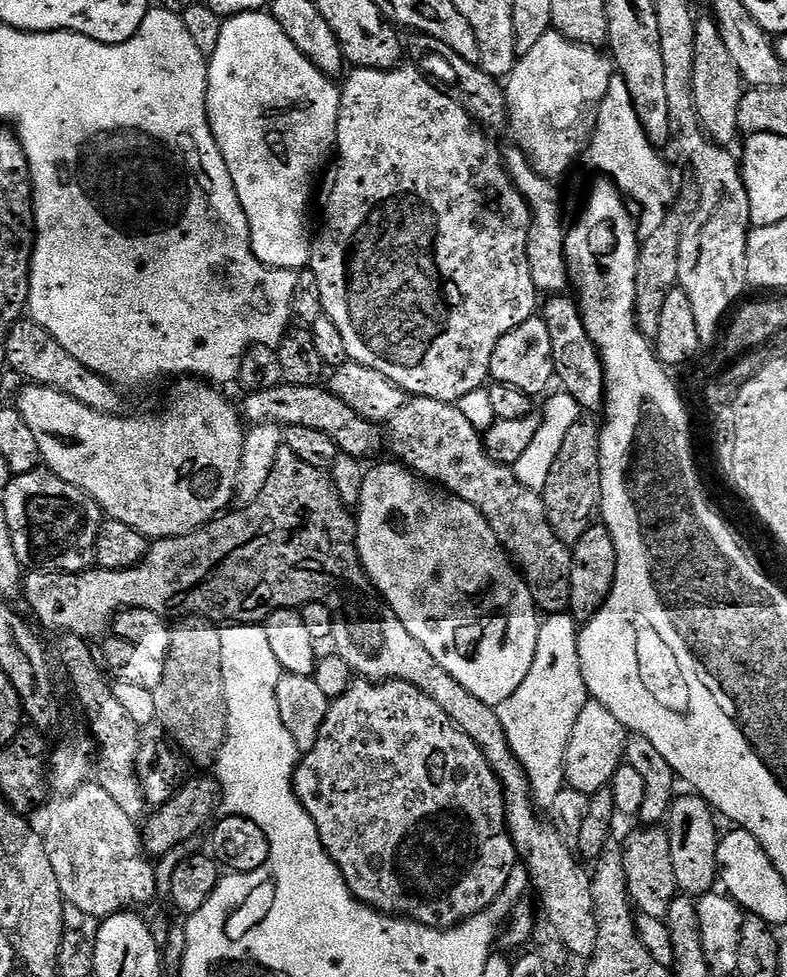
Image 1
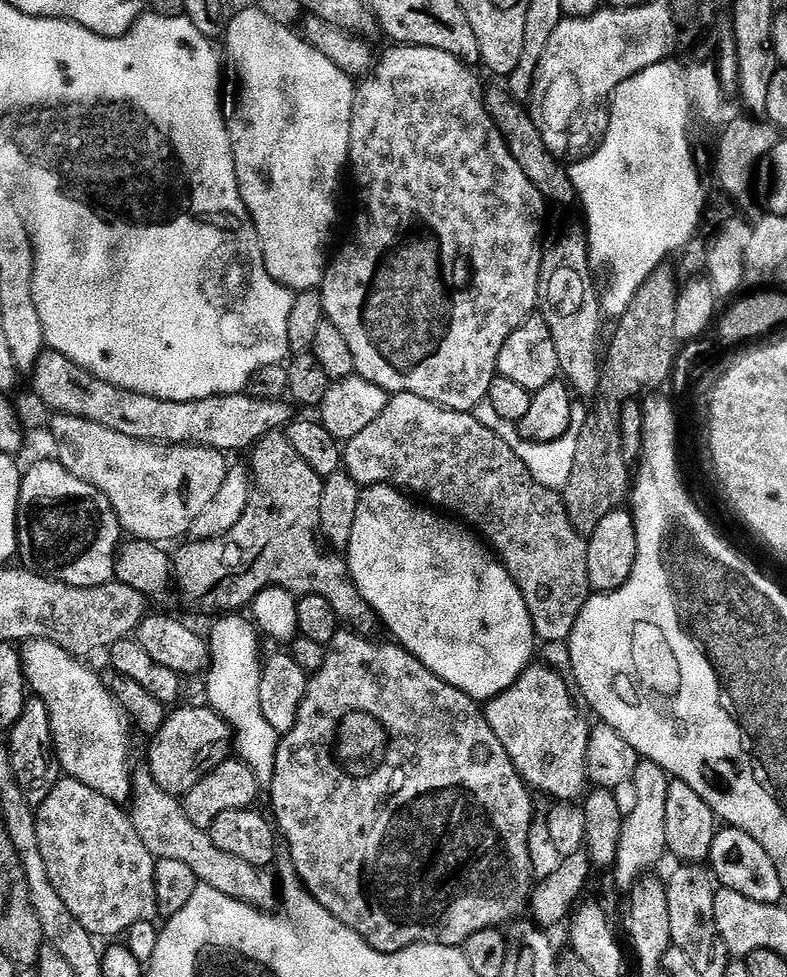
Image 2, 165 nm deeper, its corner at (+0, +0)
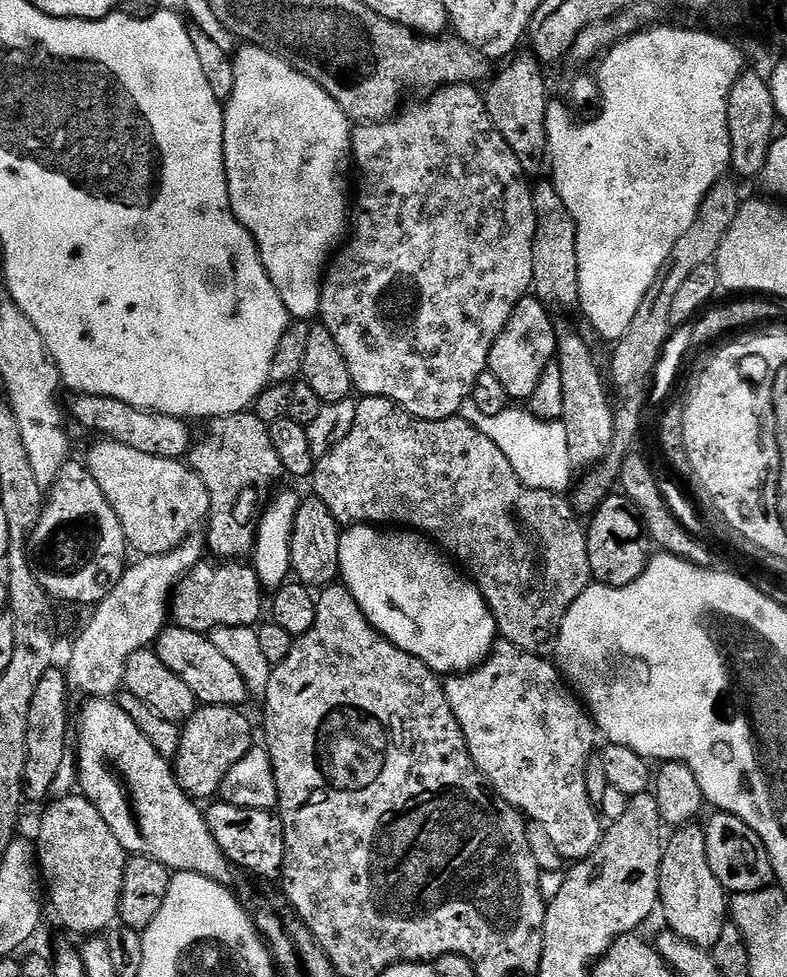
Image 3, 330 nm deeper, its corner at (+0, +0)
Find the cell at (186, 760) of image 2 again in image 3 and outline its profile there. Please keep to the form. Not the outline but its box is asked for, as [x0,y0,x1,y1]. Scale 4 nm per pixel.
[174,706,253,801]

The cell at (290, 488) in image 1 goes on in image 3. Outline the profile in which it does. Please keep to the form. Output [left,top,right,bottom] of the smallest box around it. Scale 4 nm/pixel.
[186,418,282,558]

